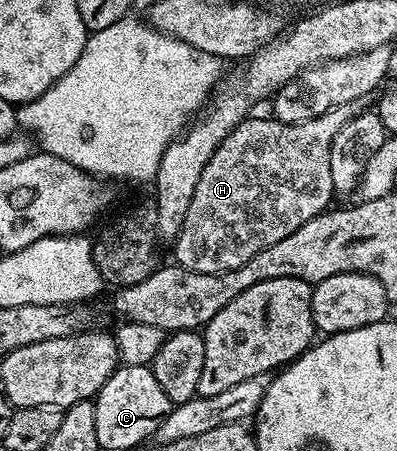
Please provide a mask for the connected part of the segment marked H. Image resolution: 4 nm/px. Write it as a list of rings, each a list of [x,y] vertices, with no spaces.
[[[358,100],[345,102],[309,121],[286,123],[252,115],[241,122],[220,143],[200,173],[181,229],[172,243],[175,264],[186,271],[213,275],[242,268],[257,253],[296,233],[305,222],[327,210],[336,193],[332,185],[331,143],[348,121],[361,114],[363,107]]]

